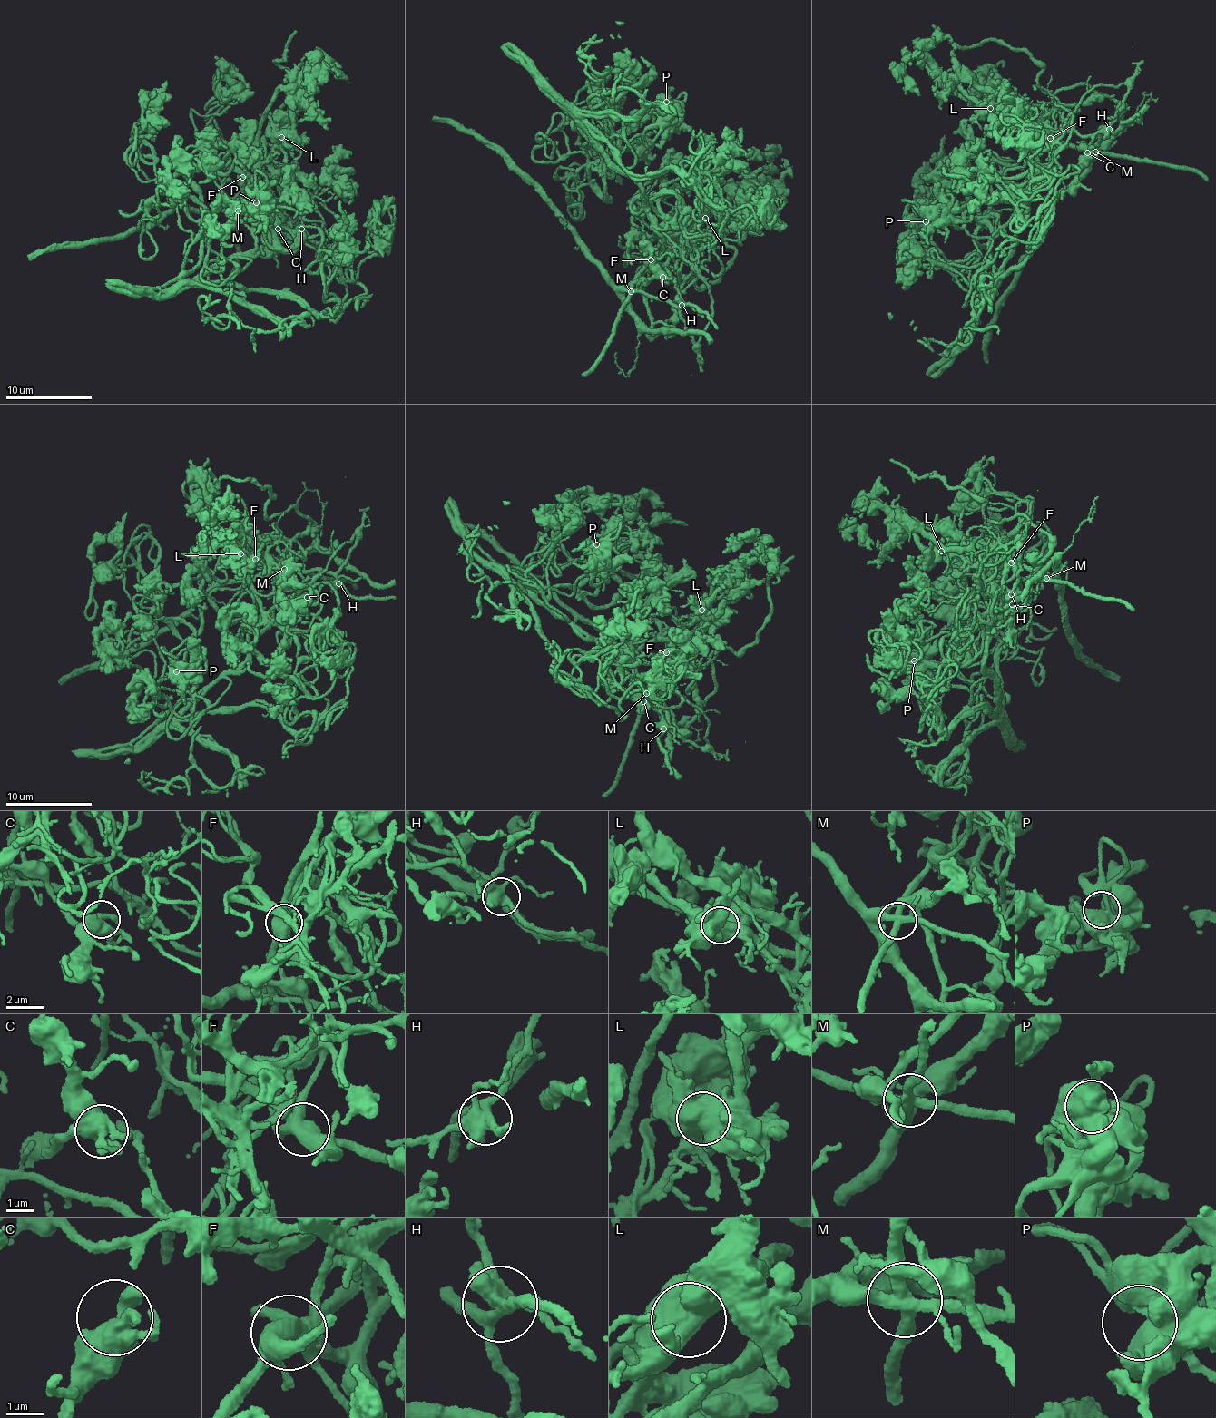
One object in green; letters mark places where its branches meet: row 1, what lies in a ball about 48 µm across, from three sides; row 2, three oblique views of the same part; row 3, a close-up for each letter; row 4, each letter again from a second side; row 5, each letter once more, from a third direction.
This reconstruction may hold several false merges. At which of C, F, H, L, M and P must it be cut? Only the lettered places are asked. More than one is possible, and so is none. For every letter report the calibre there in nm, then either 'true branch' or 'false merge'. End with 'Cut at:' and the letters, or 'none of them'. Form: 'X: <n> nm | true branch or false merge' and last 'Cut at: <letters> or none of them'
C: 440 nm | true branch
F: 550 nm | false merge
H: 400 nm | false merge
L: 800 nm | false merge
M: 360 nm | false merge
P: 550 nm | true branch
Cut at: F, H, L, M

